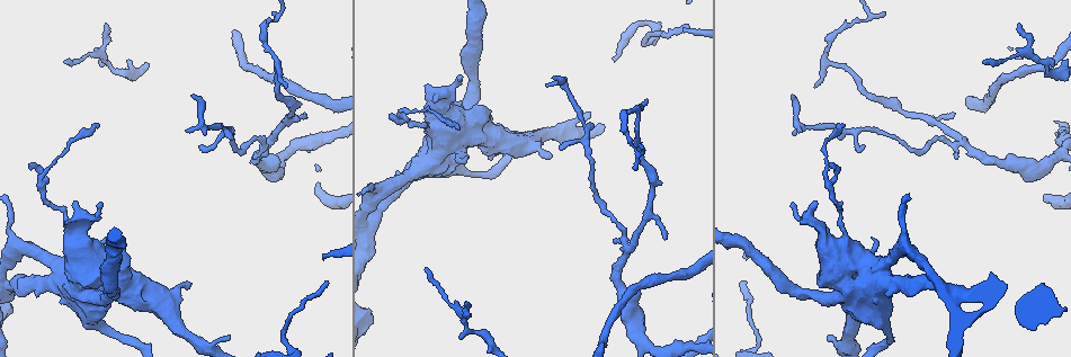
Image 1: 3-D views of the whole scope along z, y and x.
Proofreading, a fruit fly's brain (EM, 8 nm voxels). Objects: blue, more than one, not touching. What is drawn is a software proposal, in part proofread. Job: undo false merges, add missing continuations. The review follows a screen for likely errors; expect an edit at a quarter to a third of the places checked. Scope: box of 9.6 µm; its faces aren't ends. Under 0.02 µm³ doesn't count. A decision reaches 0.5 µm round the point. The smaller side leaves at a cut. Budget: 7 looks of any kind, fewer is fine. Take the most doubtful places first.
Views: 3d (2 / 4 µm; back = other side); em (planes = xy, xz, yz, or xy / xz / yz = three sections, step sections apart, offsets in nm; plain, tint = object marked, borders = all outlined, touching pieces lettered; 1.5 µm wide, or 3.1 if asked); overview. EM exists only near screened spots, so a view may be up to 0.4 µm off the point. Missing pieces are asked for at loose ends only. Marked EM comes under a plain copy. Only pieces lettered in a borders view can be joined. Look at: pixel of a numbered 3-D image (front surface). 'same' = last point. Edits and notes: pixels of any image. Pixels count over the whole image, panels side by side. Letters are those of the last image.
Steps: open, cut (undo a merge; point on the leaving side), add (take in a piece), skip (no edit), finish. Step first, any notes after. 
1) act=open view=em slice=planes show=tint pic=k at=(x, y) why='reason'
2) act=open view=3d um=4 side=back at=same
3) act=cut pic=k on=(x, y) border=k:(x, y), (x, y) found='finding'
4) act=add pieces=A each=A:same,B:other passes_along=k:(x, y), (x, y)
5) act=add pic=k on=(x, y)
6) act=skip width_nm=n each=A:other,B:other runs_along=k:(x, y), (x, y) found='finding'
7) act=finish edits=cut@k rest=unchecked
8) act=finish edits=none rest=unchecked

act=open view=em slice=planes show=tint pic=1 at=(268, 143)

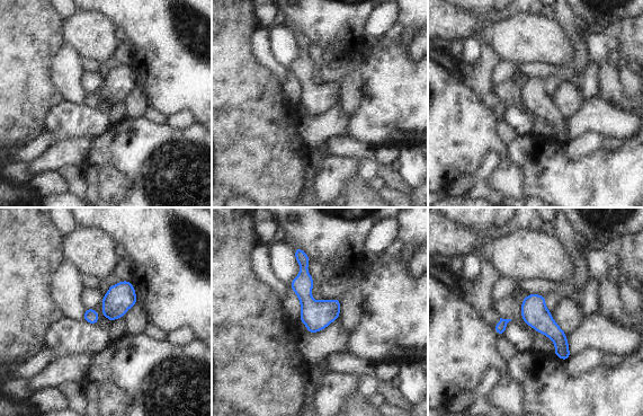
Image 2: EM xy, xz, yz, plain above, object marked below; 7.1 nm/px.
act=open view=em slice=planes show=borders at=same

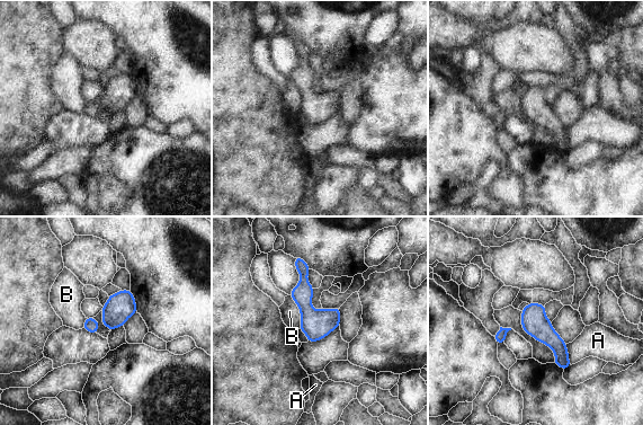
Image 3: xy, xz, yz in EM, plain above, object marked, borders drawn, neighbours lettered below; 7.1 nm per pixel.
act=skip longest_contact=B:260nm each=A:other,B:other runs_along=3:(297, 262), (313, 338) found='continuous, no second cell'

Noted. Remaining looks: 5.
act=open view=3d um=2 side=back pic=1 at=(551, 154) why='free end'

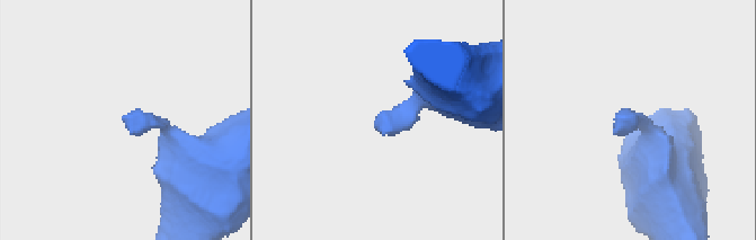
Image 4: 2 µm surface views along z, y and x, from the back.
act=open view=em slice=yz step=4 show=tint pic=4 at=(122, 117)

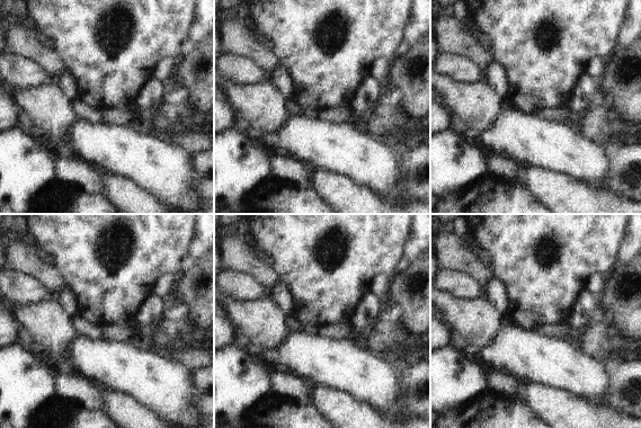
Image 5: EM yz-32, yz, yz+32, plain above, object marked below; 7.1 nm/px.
act=open view=em slice=planes show=borders at=same

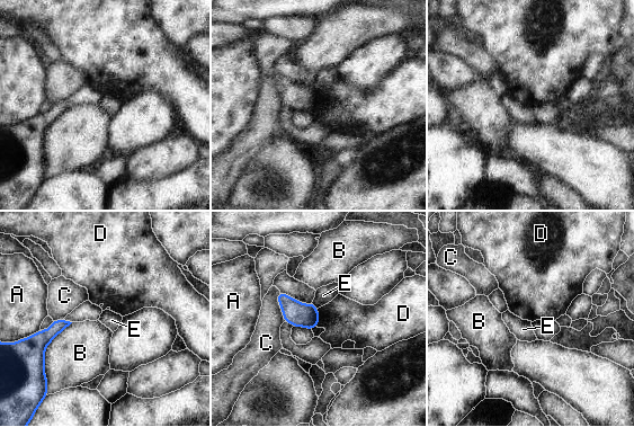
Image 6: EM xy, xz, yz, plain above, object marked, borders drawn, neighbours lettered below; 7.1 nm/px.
act=skip each=A:other,B:other,C:other,D:other,E:other border=6:(318, 309), (319, 321), (315, 326) found='none of them fits'

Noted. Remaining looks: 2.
act=open view=em slice=planes show=borders pic=1 at=(262, 40) why='sharp bend'

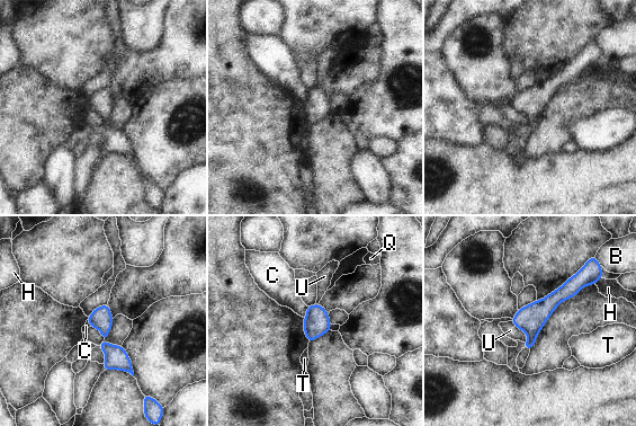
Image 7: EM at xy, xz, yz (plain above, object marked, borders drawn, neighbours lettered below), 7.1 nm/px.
act=skip each=B:other,C:other,H:other,Q:other,T:other,U:other border=7:(511, 320), (526, 334), (525, 343) found='continuous, no second cell'

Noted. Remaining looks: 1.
act=finish edits=none rest=unchecked

